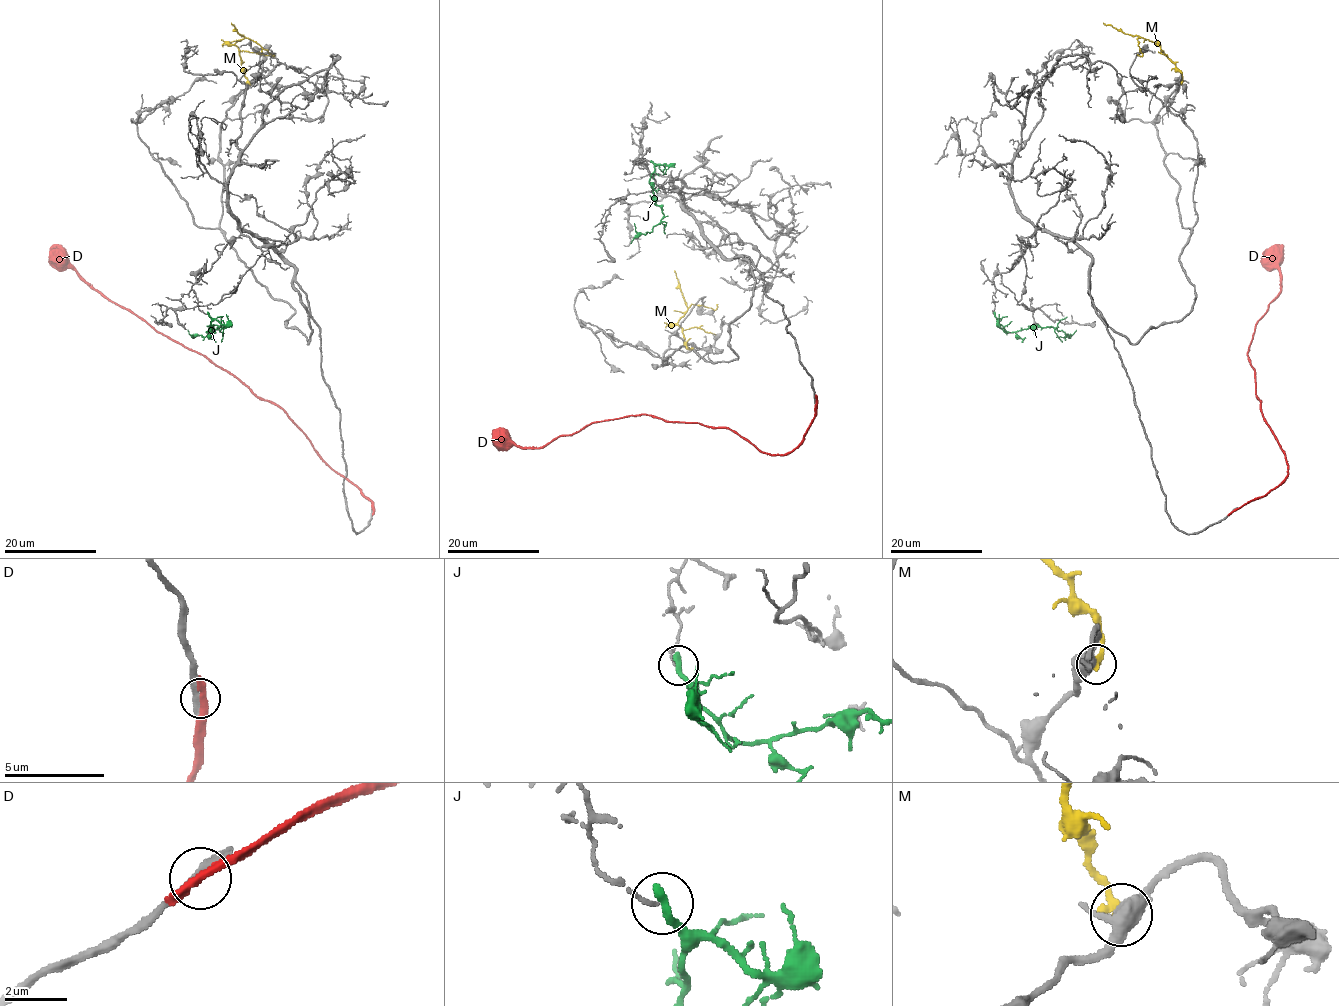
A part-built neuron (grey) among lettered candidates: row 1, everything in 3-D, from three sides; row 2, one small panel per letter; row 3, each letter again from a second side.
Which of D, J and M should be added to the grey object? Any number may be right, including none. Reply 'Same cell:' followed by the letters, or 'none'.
Same cell: none

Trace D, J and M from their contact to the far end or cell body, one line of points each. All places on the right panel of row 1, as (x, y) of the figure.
D: (1233, 512), (1287, 476), (1286, 454), (1260, 411), (1248, 356), (1254, 329), (1280, 291), (1280, 272), (1265, 251)
J: (995, 314), (1010, 332), (1036, 325), (1061, 330), (1066, 337), (1076, 330)
M: (1181, 83), (1181, 72), (1156, 43), (1103, 23)

